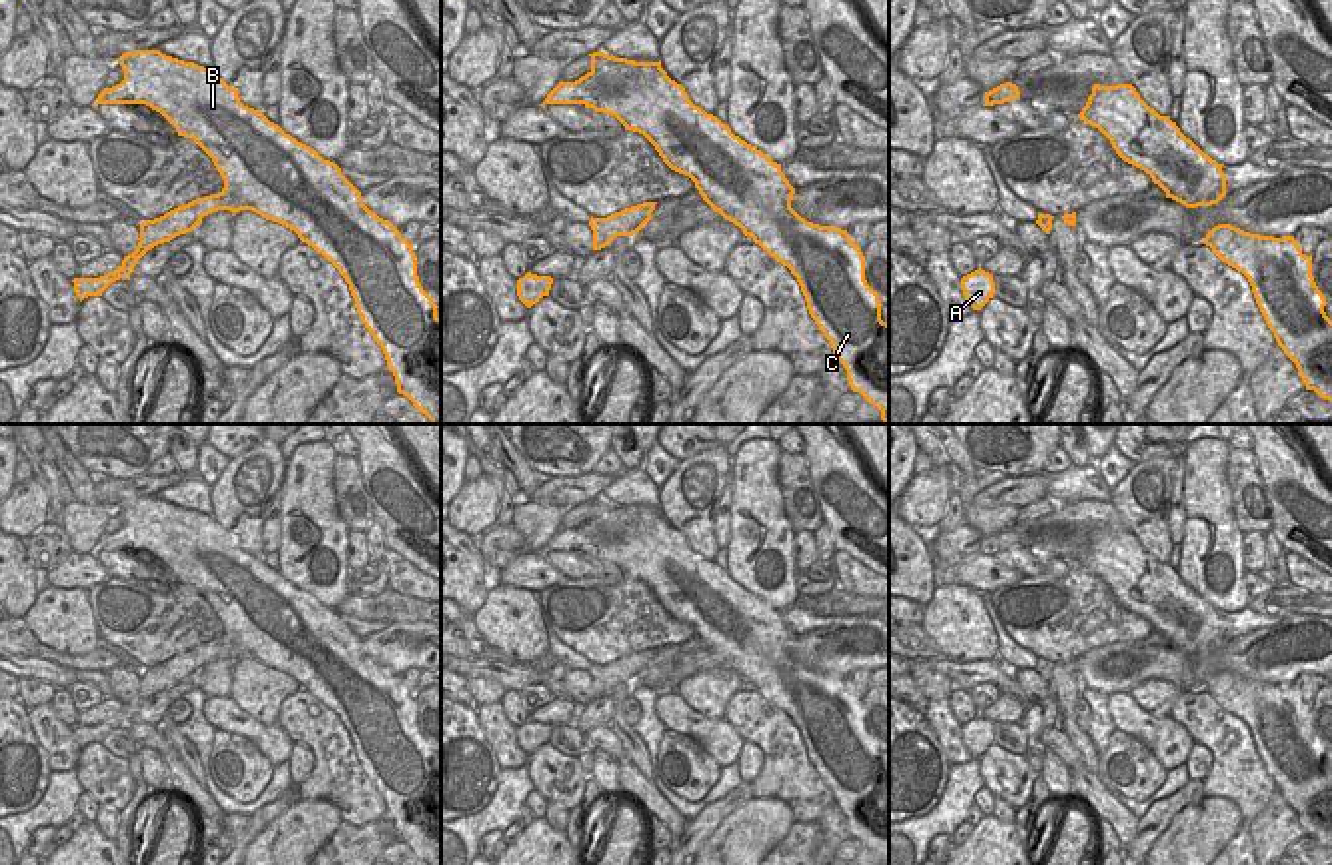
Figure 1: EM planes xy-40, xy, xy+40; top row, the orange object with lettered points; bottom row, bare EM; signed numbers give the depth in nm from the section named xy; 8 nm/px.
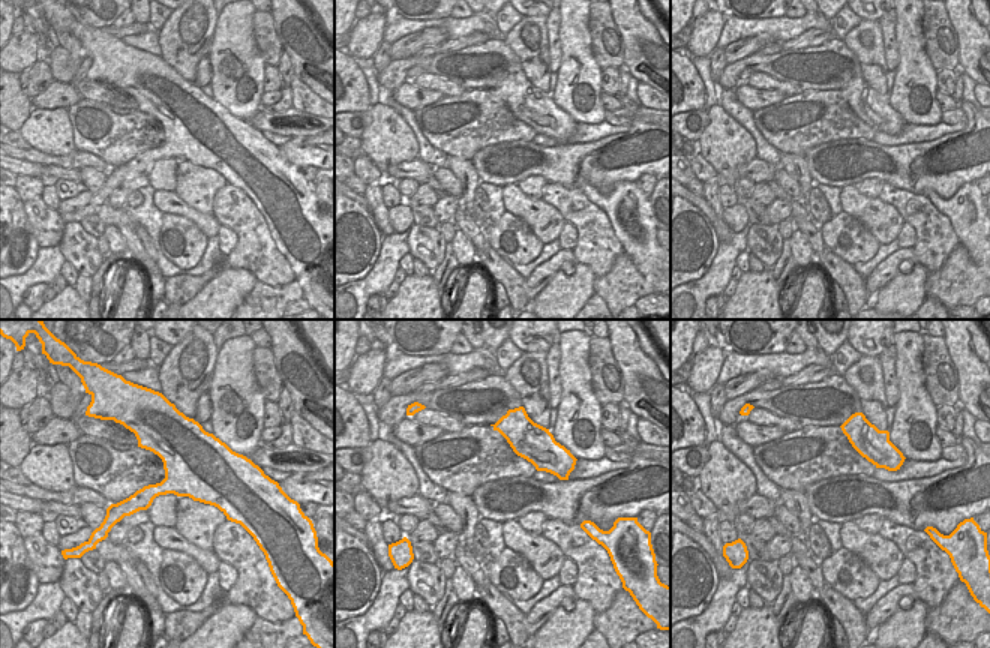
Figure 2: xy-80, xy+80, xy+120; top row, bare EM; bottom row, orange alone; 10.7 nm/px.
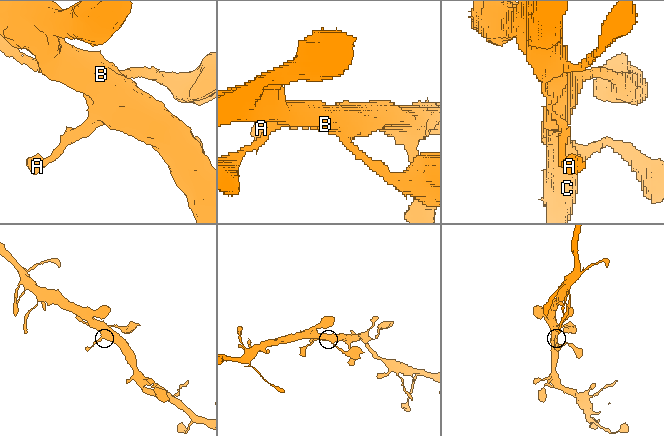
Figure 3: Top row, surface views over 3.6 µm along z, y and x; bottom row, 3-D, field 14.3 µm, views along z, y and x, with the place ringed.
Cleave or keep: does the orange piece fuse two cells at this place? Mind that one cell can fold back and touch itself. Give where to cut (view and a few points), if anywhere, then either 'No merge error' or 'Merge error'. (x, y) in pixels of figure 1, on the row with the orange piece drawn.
No split. No merge error.

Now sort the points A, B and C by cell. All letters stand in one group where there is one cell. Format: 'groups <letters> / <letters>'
groups A B C

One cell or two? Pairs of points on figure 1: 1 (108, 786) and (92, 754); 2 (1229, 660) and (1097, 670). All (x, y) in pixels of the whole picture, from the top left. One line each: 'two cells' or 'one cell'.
1: one cell
2: one cell

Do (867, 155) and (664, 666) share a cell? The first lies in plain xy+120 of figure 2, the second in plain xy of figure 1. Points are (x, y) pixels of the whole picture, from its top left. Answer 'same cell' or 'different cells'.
same cell

